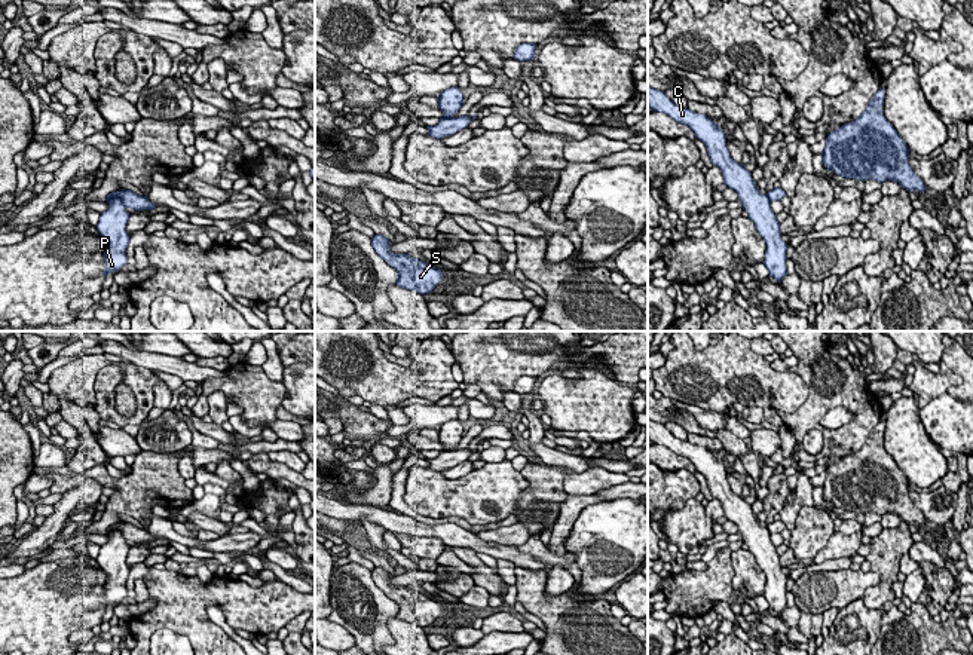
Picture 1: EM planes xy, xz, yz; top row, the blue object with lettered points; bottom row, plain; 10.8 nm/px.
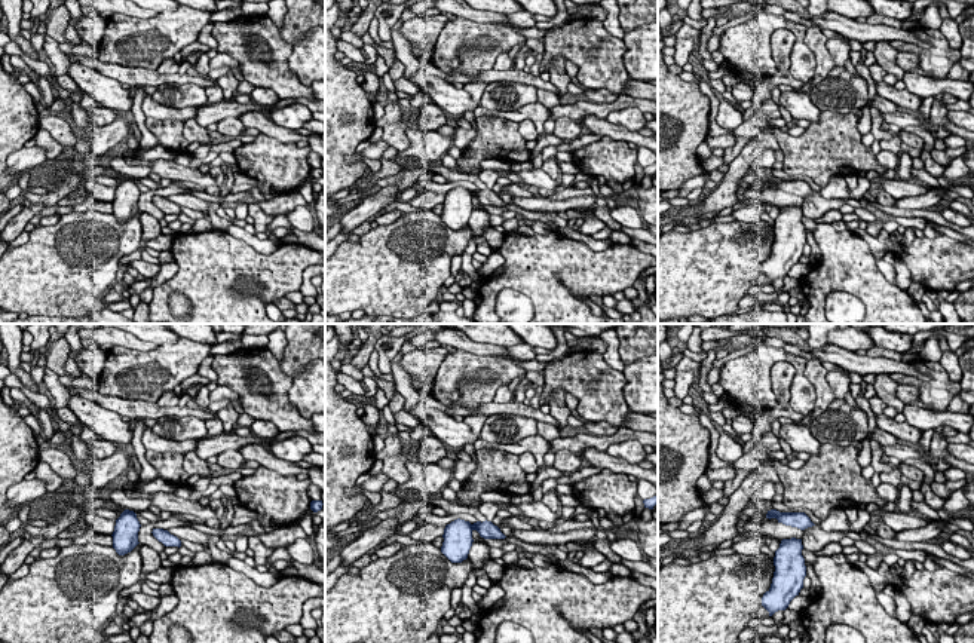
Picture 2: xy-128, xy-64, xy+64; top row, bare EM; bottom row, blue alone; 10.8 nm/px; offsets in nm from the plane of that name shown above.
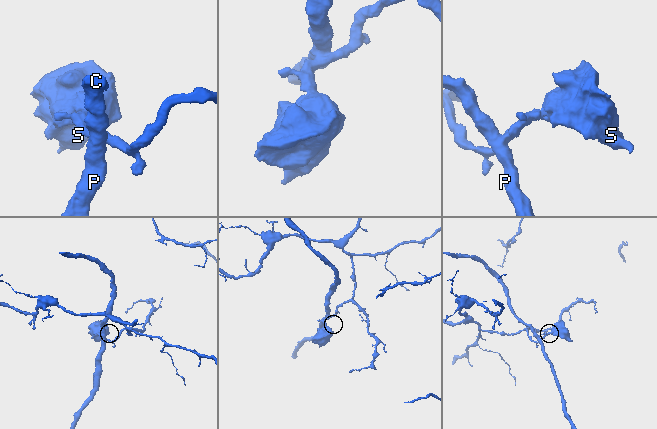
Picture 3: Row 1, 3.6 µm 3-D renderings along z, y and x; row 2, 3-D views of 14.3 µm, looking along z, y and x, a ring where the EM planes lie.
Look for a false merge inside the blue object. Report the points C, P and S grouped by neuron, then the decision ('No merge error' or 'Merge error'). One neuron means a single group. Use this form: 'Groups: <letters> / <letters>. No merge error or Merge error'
Groups: C P / S. Merge error

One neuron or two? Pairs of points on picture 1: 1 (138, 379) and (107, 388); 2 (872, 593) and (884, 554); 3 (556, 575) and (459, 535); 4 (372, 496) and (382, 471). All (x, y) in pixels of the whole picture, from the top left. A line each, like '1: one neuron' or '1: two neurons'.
1: one neuron
2: one neuron
3: two neurons
4: one neuron

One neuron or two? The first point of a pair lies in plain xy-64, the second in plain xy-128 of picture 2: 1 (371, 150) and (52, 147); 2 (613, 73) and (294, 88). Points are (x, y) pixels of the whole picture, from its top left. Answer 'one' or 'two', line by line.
1: two
2: one

